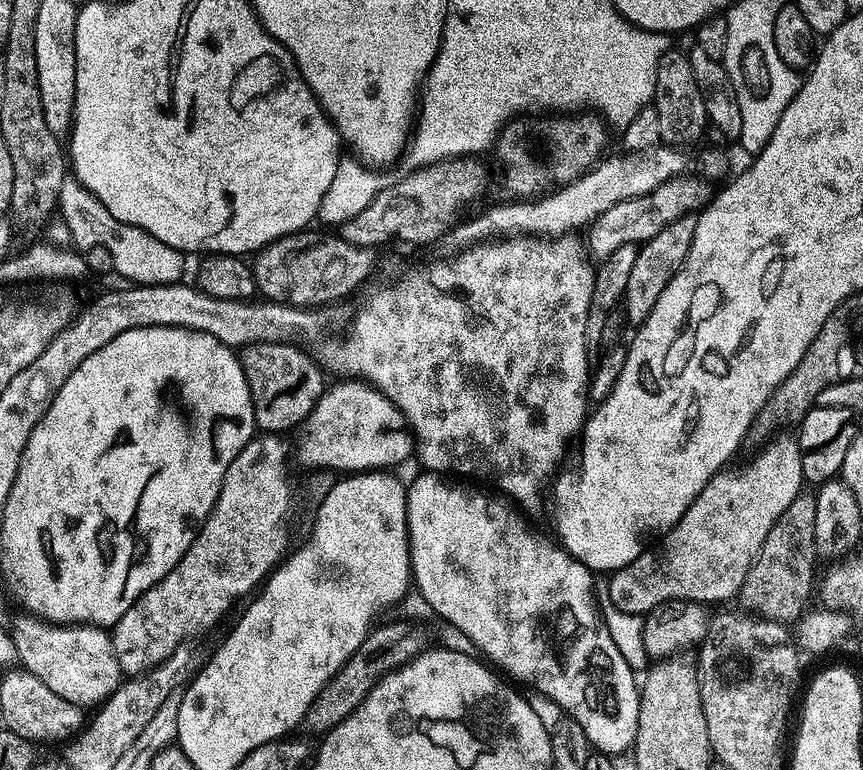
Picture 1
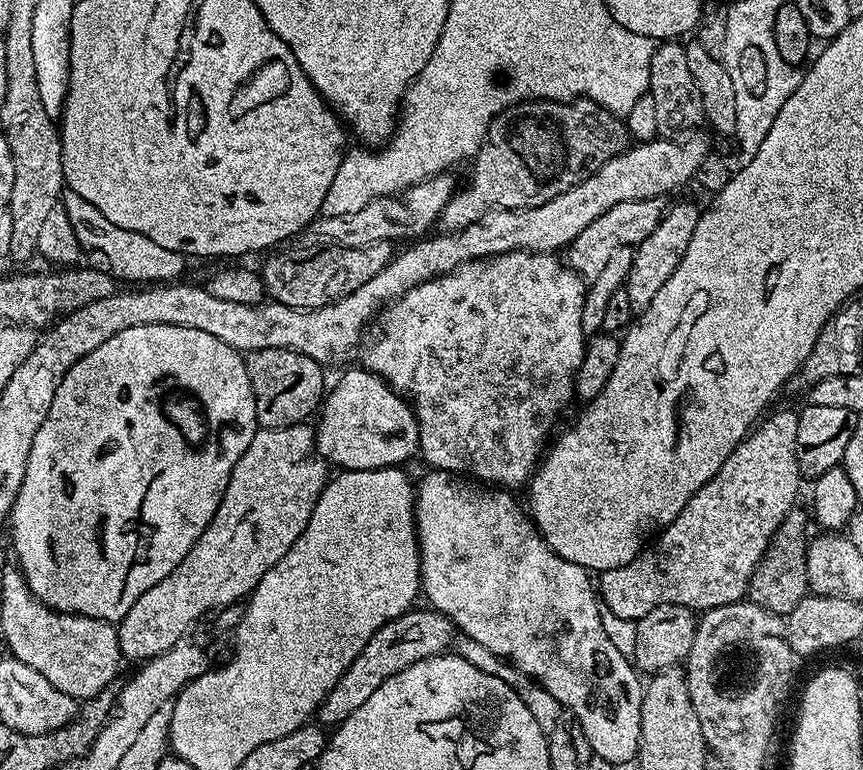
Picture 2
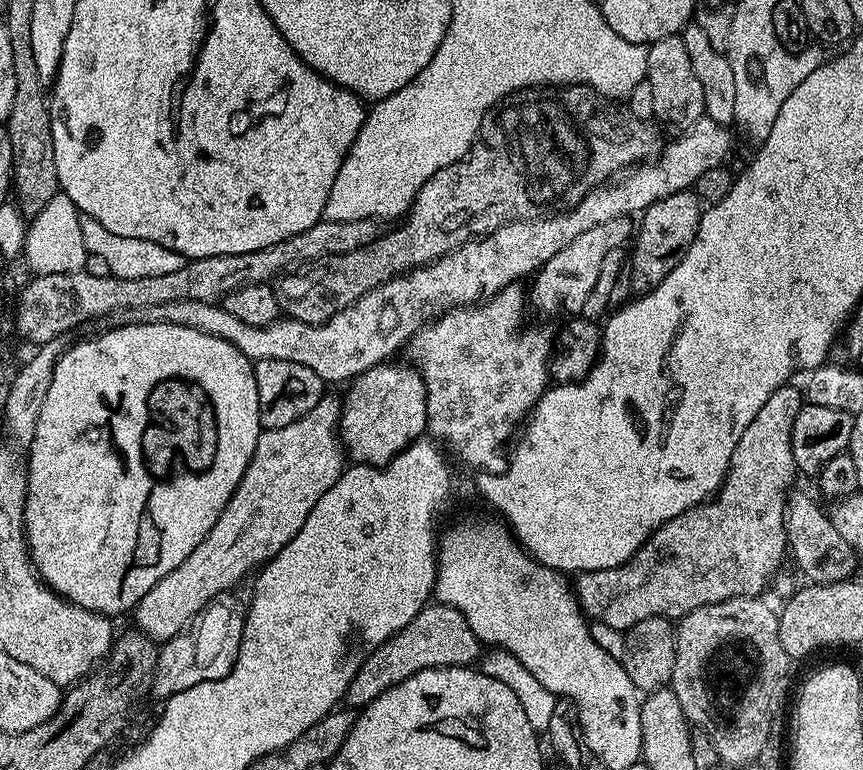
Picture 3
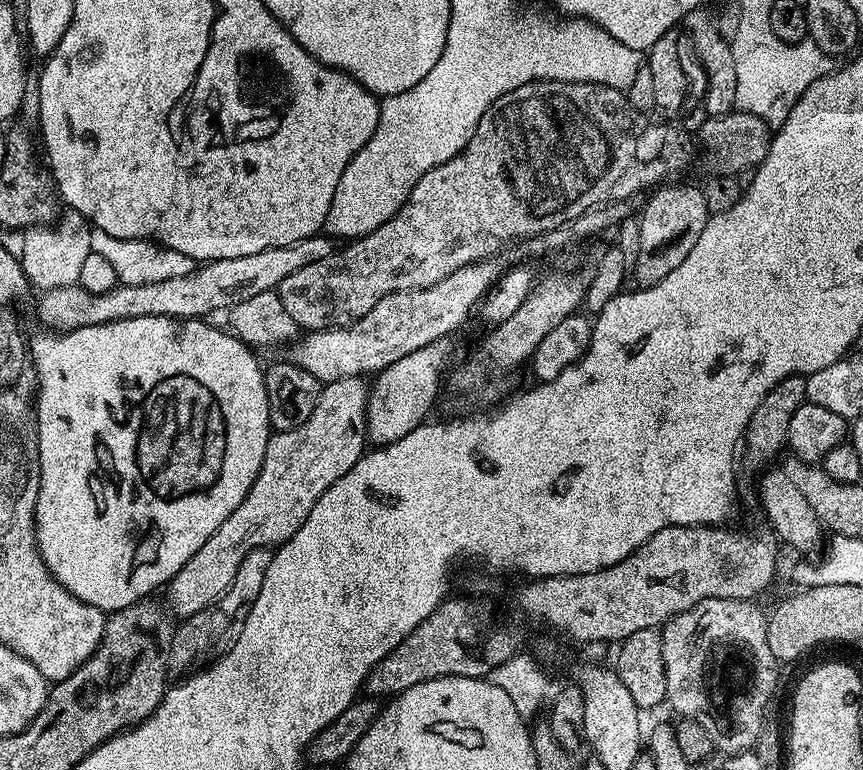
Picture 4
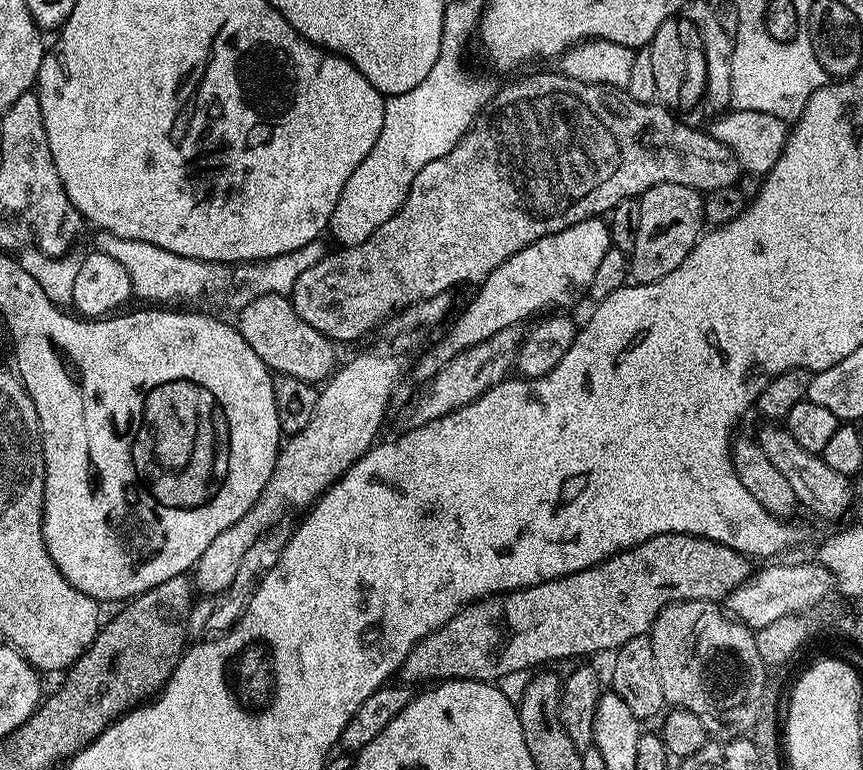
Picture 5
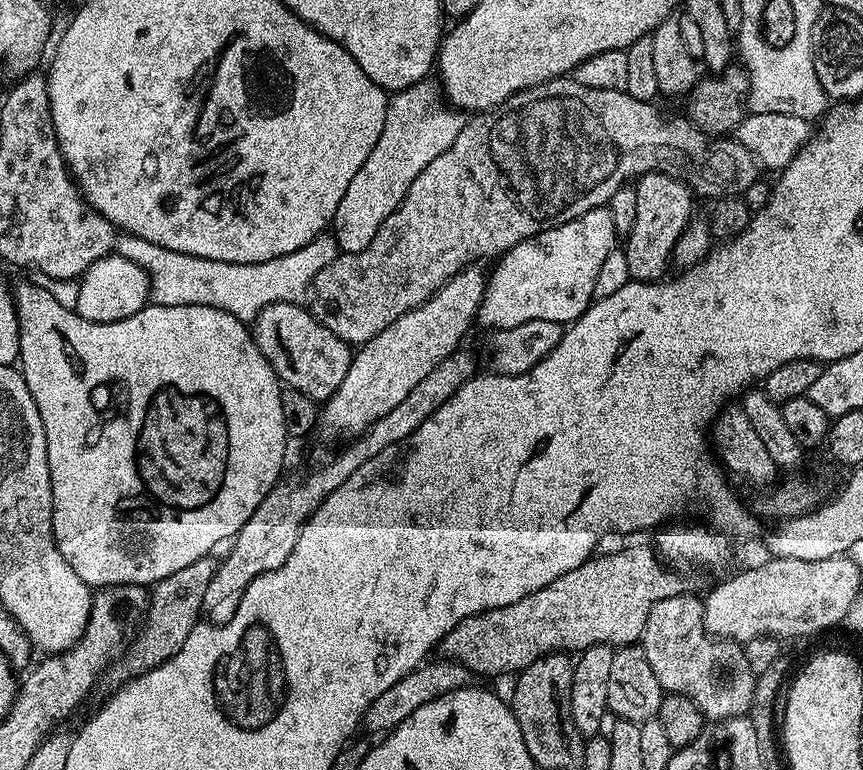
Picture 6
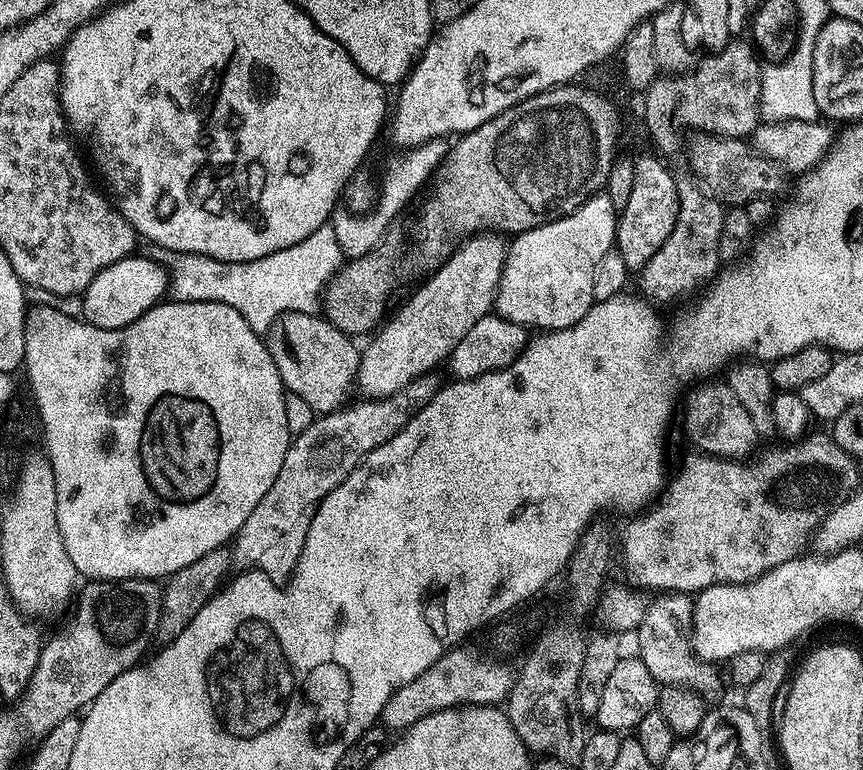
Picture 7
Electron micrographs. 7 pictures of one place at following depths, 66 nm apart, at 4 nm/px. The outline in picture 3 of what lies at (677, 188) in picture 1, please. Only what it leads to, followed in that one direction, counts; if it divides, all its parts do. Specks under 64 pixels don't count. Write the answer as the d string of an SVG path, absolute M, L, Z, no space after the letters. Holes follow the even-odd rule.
M631 216L622 218L610 218L610 222L602 222L599 226L594 226L591 230L570 242L550 262L546 262L540 267L540 271L535 273L531 281L530 304L536 308L541 308L544 312L552 312L555 308L565 308L568 314L583 313L586 306L586 298L590 298L590 290L598 282L598 274L602 274L602 266L606 258L613 255L624 243L627 245L634 236L634 220Z

